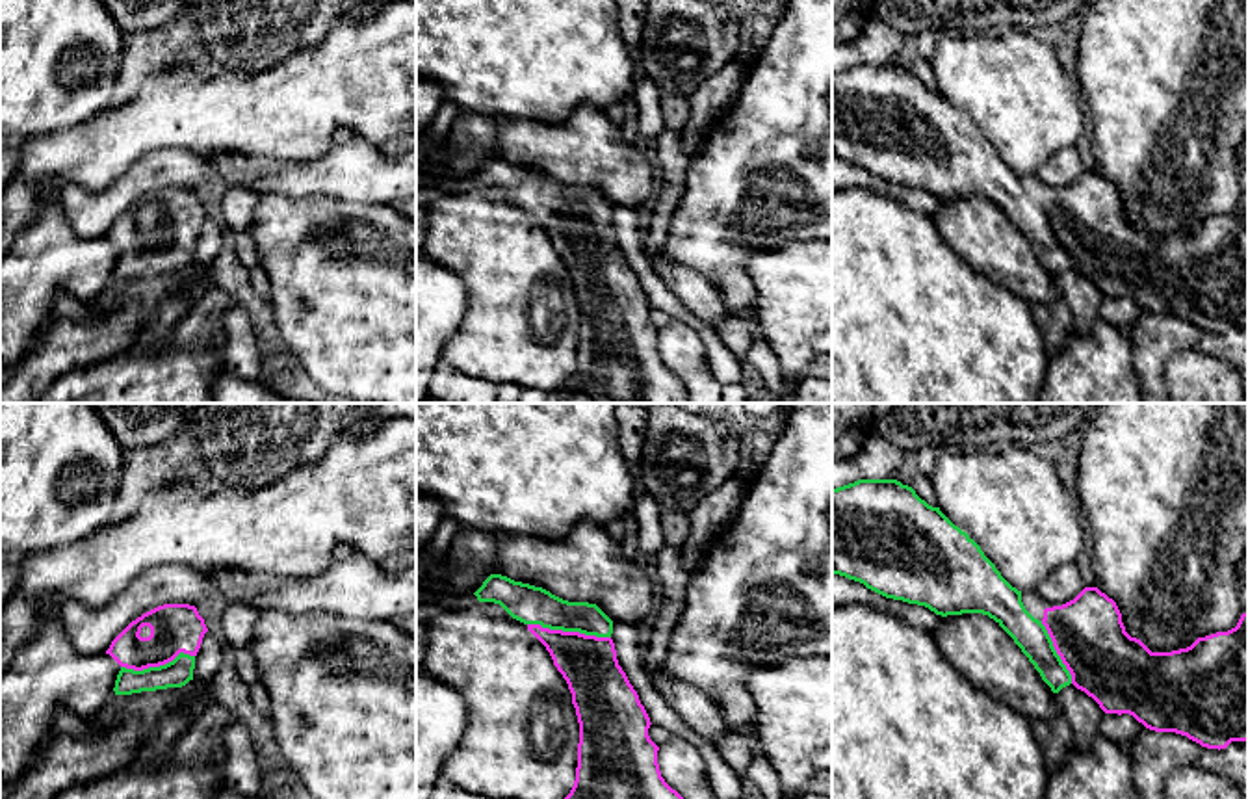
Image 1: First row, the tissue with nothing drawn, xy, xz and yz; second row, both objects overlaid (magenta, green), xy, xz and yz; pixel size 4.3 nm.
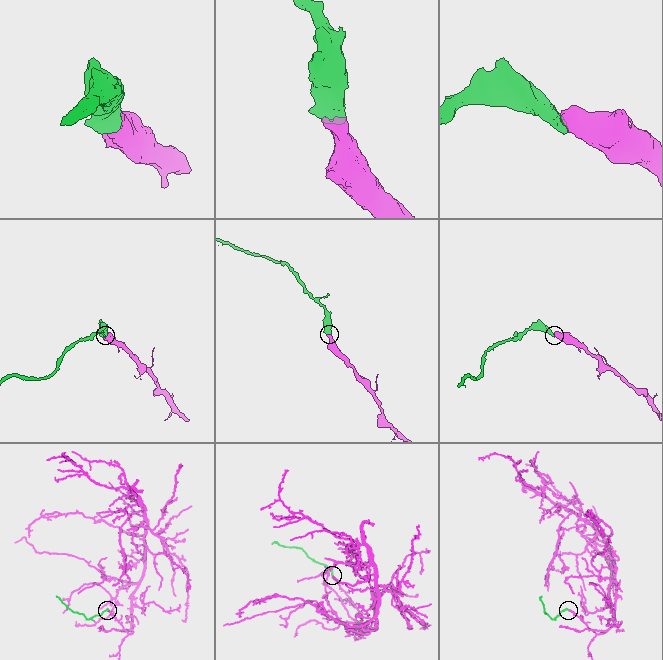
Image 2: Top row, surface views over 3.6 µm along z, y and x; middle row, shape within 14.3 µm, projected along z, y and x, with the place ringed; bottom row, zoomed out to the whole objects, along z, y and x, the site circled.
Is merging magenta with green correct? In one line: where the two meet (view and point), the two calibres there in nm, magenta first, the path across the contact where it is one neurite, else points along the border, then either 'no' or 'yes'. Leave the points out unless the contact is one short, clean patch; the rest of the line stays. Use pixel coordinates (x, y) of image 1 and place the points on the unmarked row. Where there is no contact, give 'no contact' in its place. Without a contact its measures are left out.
contact xz (569, 216); calibres 240 and 170 nm; way xz (589, 248), (580, 227), (569, 216), (530, 188); yes

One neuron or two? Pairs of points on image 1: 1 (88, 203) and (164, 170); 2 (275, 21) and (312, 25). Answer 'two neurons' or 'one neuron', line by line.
1: one neuron
2: one neuron

